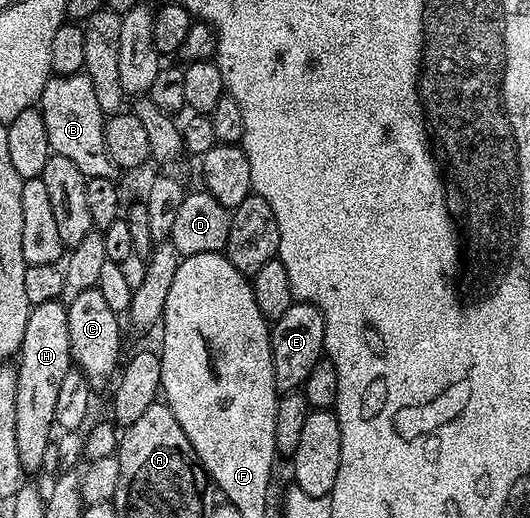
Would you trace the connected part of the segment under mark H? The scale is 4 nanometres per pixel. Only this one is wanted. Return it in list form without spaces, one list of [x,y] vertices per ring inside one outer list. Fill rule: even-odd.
[[[46,302],[45,304],[37,304],[36,306],[31,307],[31,315],[29,320],[25,324],[25,336],[21,340],[21,348],[17,355],[17,369],[19,376],[17,378],[17,456],[21,456],[21,464],[23,465],[24,471],[34,472],[41,471],[42,460],[44,459],[44,449],[53,441],[53,433],[56,429],[55,425],[55,413],[57,412],[57,395],[63,379],[65,377],[65,372],[69,372],[73,369],[73,363],[71,361],[71,345],[69,344],[69,316],[67,315],[67,308],[63,302]]]

